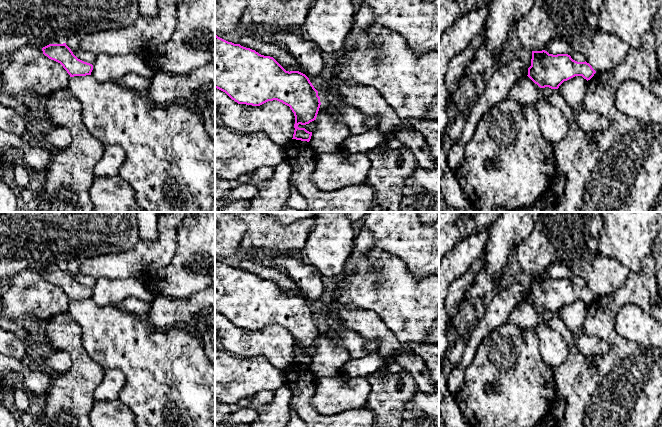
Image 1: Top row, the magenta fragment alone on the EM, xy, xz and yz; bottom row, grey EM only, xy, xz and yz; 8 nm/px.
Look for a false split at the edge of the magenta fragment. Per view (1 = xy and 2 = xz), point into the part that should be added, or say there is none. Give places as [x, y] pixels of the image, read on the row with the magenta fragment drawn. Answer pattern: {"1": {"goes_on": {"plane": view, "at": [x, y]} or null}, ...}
{"1": {"goes_on": null}, "2": {"goes_on": null}}

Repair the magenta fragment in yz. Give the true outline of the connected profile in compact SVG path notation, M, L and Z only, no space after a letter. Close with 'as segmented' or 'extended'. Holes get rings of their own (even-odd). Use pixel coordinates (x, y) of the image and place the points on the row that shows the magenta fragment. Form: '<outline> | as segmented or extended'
M532 51L528 77L540 88L558 89L559 86L575 76L590 80L596 71L585 62L577 62L568 54L549 54L547 51Z | as segmented

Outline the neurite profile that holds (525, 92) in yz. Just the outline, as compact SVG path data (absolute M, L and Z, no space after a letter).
M527 76L512 86L507 99L523 106L531 106L544 99L544 95L542 88Z

